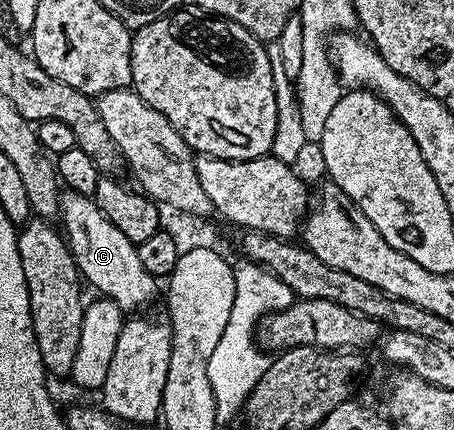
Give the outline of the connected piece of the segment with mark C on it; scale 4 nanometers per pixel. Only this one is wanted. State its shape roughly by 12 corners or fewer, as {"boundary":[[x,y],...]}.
{"boundary":[[65,190],[59,222],[83,282],[136,313],[156,295],[136,244]]}

